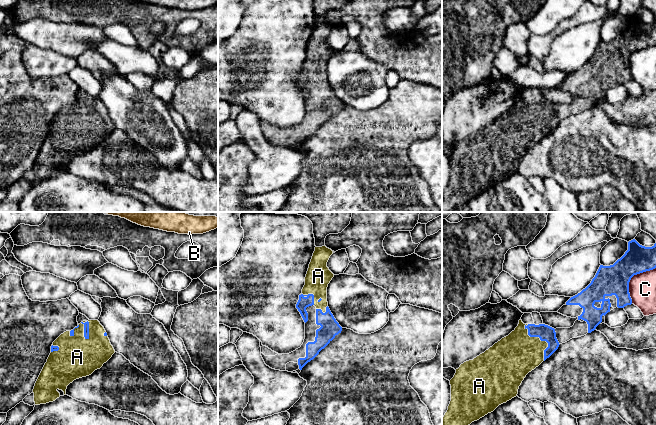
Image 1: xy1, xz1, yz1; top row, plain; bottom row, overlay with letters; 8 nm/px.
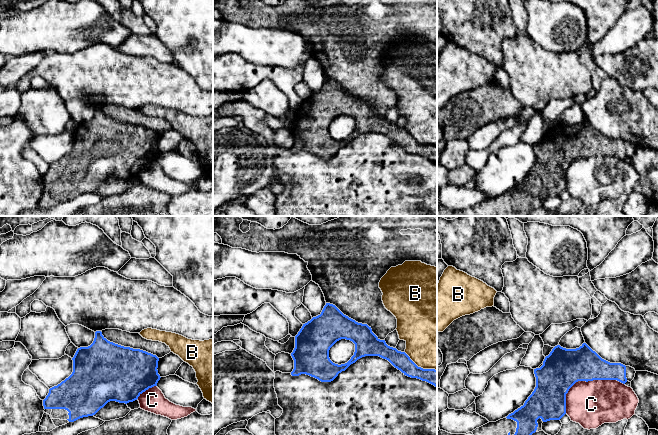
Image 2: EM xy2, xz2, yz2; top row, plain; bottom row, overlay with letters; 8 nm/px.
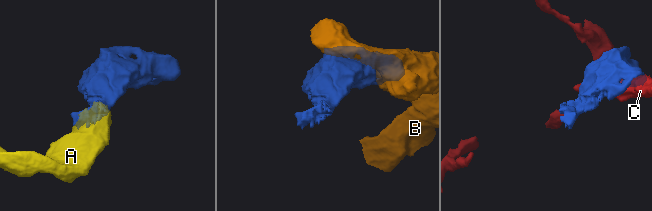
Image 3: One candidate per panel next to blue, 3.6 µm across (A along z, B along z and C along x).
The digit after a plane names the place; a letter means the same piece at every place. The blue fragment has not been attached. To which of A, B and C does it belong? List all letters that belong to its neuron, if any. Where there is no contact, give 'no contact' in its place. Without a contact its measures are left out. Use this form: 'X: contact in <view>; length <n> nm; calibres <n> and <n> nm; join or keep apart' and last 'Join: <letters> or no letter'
A: contact in yz1; length 340 nm; calibres 130 and 340 nm; join
B: contact in xz2; length 300 nm; calibres 140 and 460 nm; keep apart
C: contact in yz2; length 550 nm; calibres 320 and 360 nm; keep apart
Join: A

